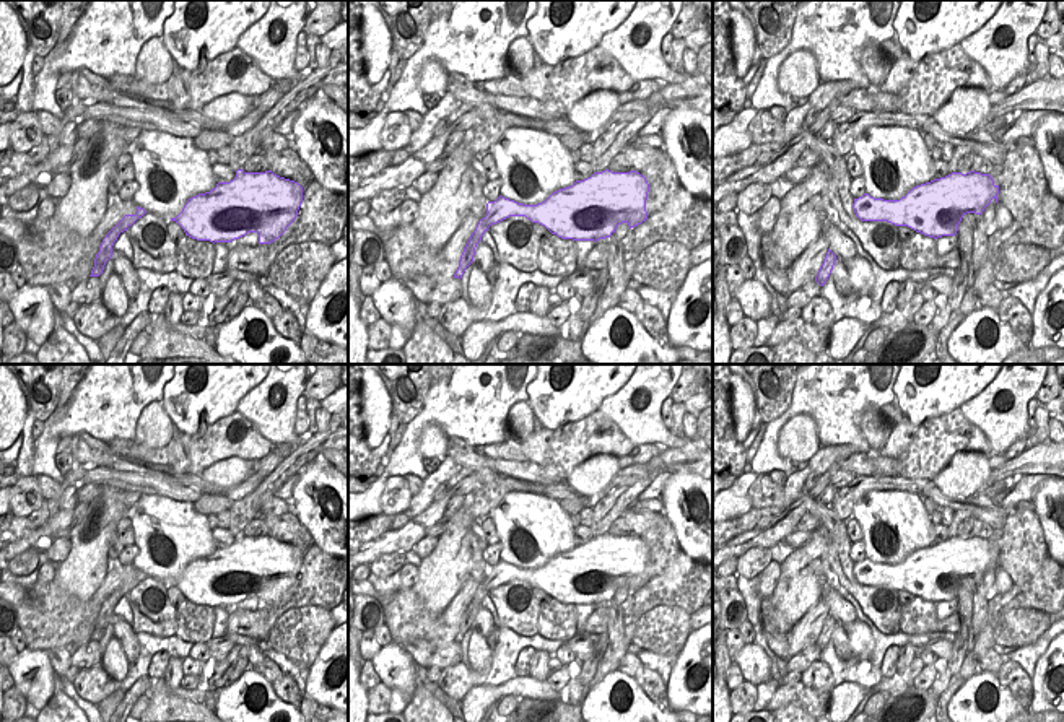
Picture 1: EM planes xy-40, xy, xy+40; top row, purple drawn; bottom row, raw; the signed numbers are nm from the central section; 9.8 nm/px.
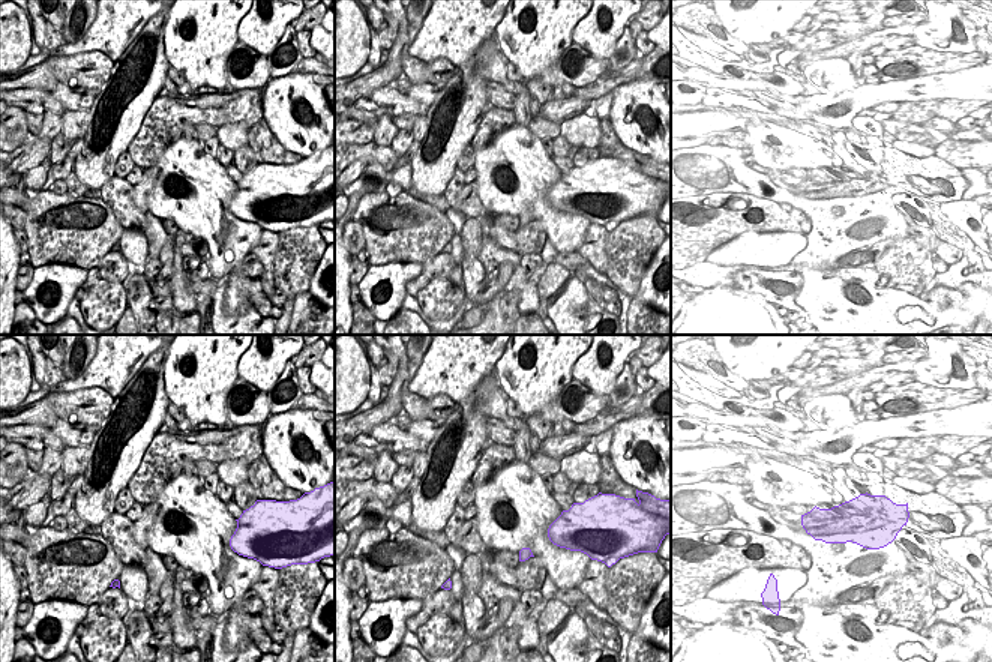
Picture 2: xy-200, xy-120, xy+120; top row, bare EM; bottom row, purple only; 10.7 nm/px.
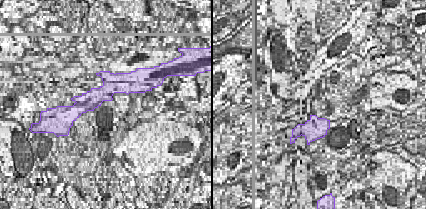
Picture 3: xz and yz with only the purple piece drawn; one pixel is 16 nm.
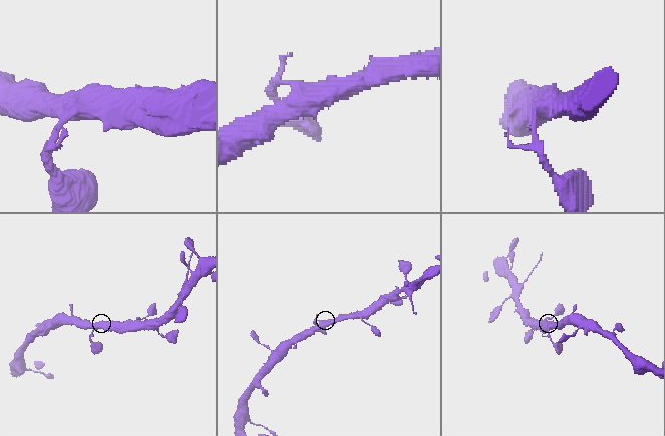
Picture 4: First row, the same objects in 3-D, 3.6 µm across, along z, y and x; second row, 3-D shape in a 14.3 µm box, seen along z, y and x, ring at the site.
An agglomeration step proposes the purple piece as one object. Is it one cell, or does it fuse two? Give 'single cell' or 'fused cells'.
single cell

